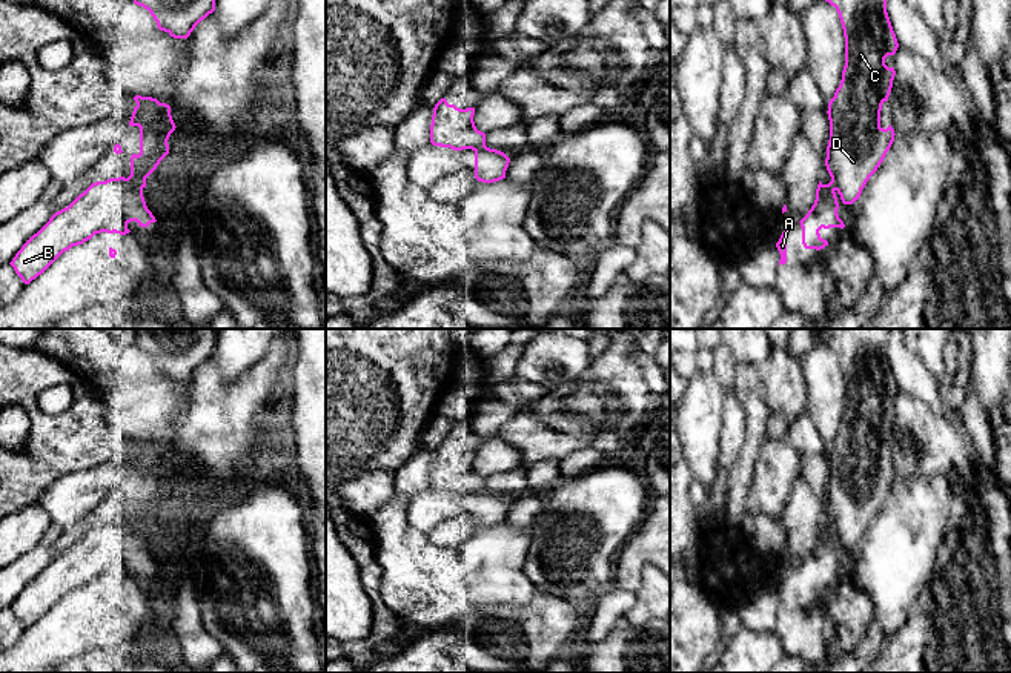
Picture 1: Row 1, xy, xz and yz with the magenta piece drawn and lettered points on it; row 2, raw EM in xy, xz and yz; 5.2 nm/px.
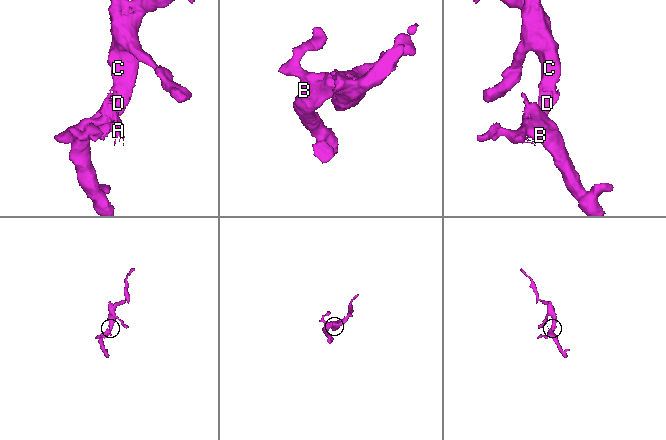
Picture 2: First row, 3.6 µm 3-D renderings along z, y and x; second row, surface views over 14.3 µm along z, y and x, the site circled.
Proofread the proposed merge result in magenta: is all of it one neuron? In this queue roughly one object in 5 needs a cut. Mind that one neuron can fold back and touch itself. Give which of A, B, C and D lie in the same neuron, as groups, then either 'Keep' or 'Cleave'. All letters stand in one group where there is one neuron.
Groups: A B / C D. Cleave

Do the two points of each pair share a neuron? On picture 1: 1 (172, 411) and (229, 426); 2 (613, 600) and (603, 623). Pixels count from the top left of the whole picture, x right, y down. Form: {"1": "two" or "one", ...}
{"1": "one", "2": "one"}

